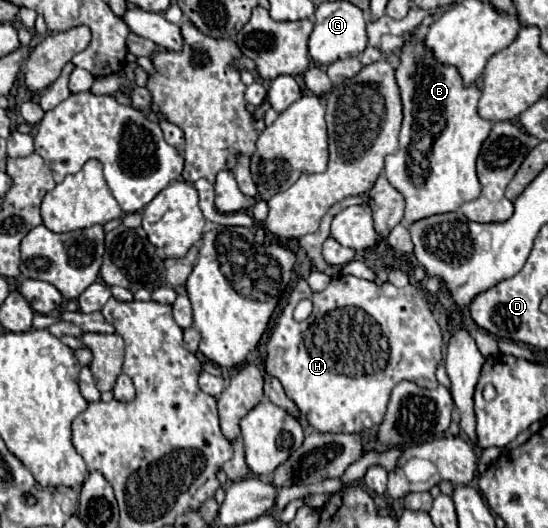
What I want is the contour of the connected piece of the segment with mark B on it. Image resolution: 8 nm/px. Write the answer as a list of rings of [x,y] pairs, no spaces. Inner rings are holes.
[[[404,43],[396,81],[402,93],[404,121],[400,149],[386,157],[384,173],[390,185],[406,199],[404,225],[412,225],[416,219],[458,211],[464,203],[480,197],[482,187],[476,177],[476,157],[492,123],[478,117],[478,87],[464,87],[456,67],[440,65],[424,43]]]

